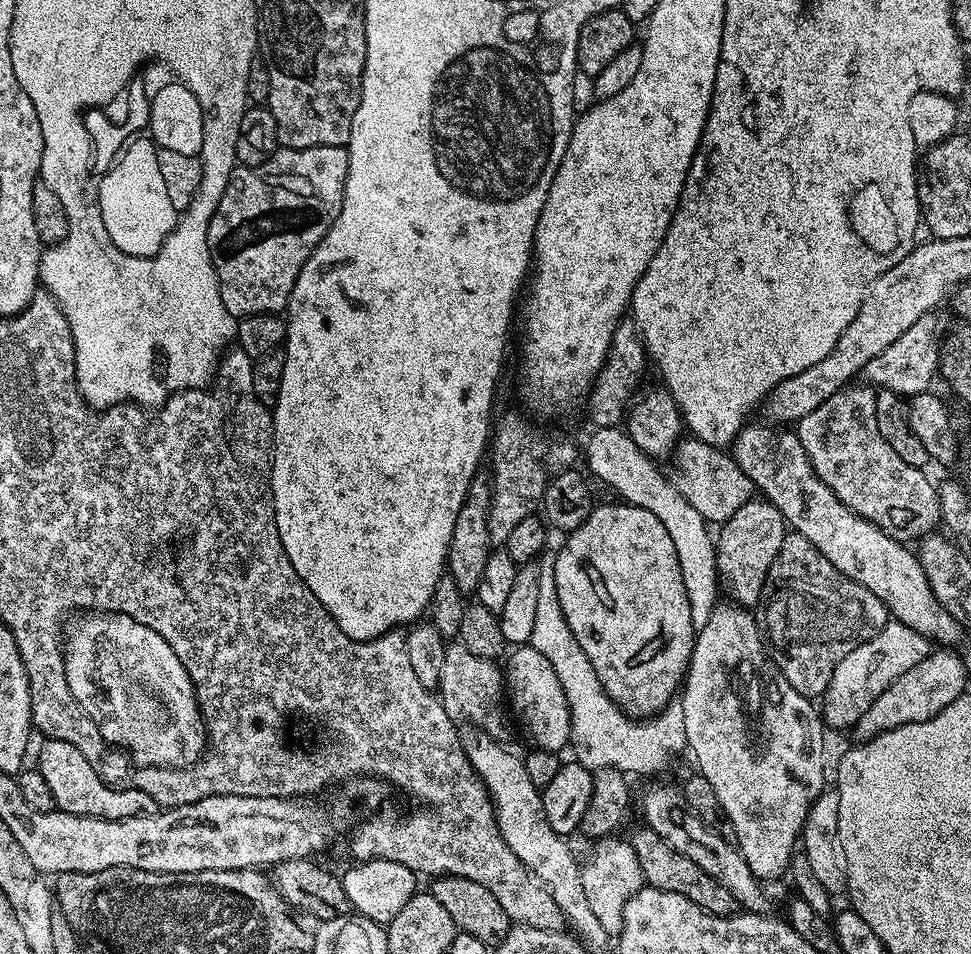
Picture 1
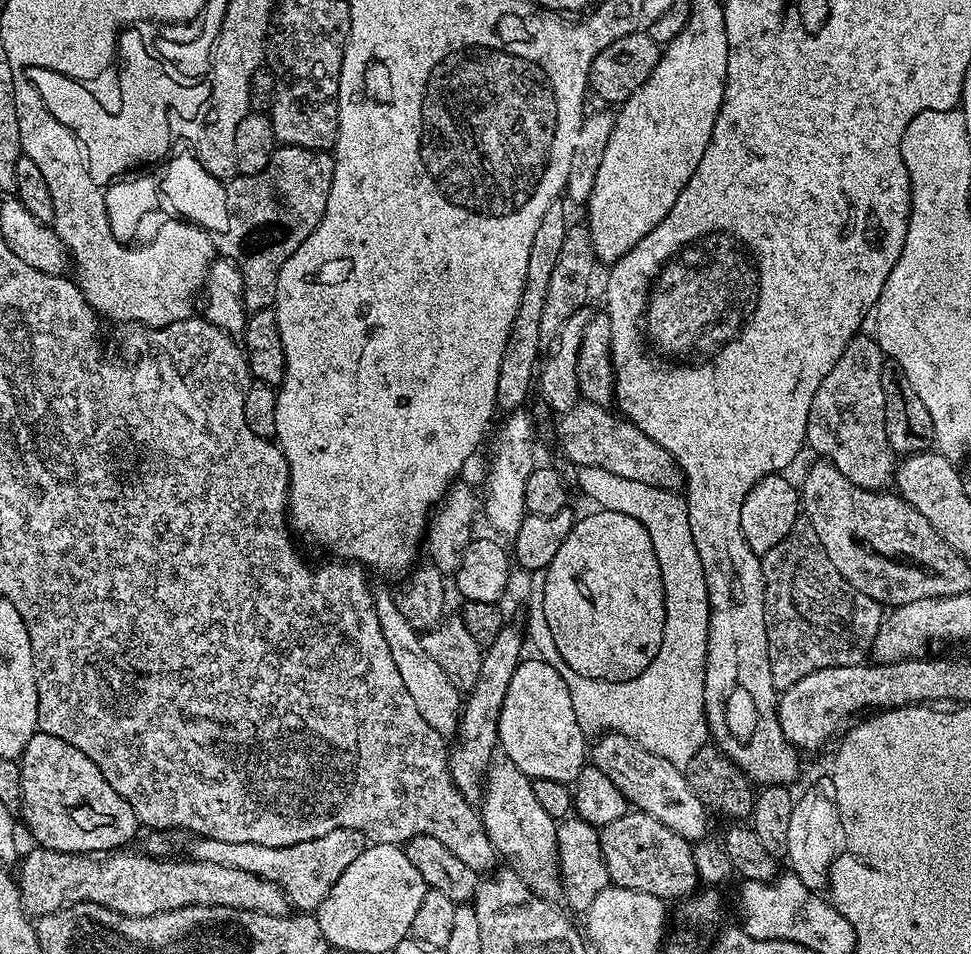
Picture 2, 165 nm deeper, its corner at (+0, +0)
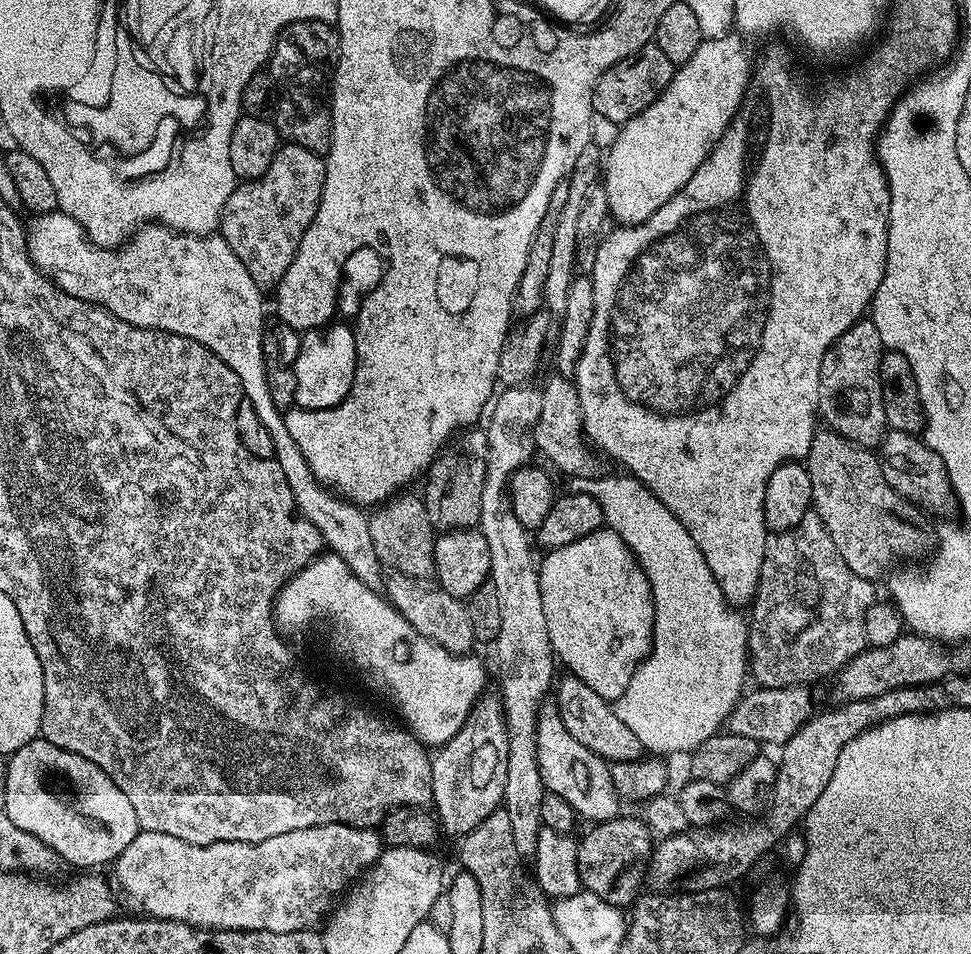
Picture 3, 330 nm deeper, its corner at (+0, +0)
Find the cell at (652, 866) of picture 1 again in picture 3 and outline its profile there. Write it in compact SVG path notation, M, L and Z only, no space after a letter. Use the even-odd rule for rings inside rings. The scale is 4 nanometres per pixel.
M627 814L615 820L595 823L589 828L592 829L584 837L579 837L576 845L583 891L598 894L602 902L610 902L616 908L627 909L641 895L640 883L644 884L646 880L642 862L652 855L653 833L643 819L631 820Z

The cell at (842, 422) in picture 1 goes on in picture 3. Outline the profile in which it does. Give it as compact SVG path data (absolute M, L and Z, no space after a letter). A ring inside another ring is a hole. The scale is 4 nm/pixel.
M862 318L822 358L818 386L818 416L833 432L861 448L875 449L888 428L886 410L882 410L882 382L880 363L886 349L878 338L878 326L871 318Z

